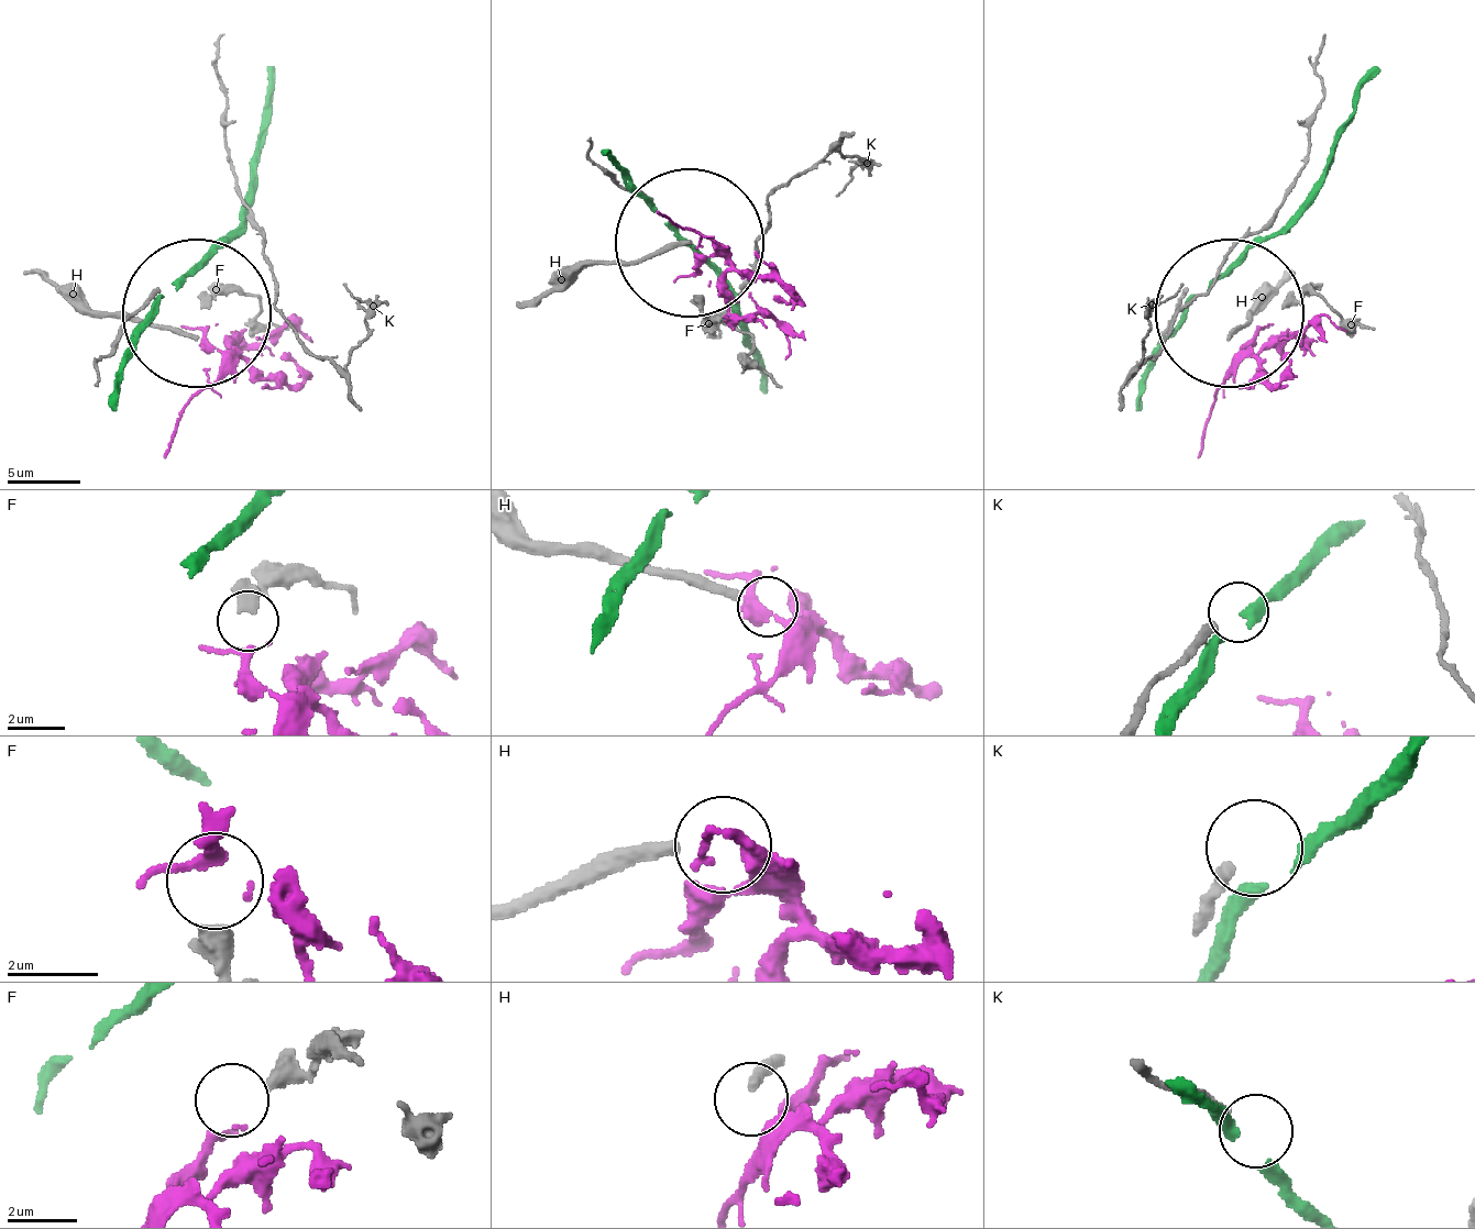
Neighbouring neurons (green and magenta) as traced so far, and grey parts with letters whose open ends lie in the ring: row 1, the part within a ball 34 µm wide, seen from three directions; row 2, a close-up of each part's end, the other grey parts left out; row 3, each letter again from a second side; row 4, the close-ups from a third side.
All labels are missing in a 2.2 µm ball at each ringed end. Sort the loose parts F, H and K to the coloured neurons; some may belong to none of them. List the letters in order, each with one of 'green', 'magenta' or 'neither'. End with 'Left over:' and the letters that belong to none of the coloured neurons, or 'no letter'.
F: magenta
H: neither
K: neither
Left over: H, K

